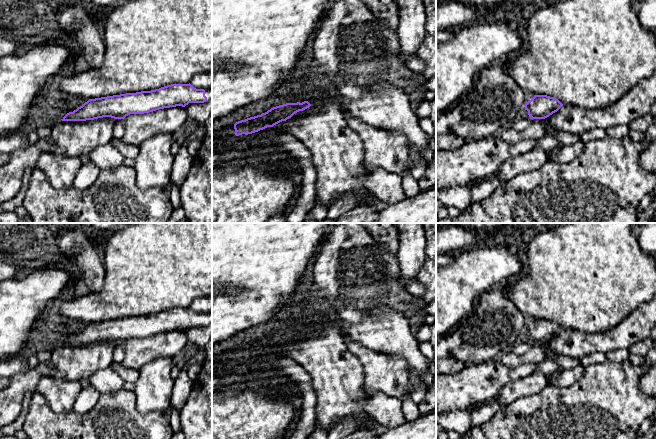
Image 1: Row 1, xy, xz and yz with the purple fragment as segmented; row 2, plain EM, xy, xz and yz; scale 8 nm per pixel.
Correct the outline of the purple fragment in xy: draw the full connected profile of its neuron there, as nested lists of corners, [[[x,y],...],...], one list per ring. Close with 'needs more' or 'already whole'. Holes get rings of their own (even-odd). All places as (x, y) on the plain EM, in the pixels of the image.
[[[171,308],[151,315],[126,317],[89,323],[62,345],[86,345],[103,341],[124,343],[130,338],[144,338],[159,333],[204,327],[212,323],[212,311],[196,313],[189,308]]]; needs more

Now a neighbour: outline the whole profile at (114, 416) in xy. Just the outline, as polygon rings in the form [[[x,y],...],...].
[[[124,388],[101,394],[94,407],[85,414],[74,410],[55,413],[45,398],[34,391],[22,429],[30,439],[171,439],[174,435],[163,414],[157,411],[140,414],[136,409],[134,391]]]

